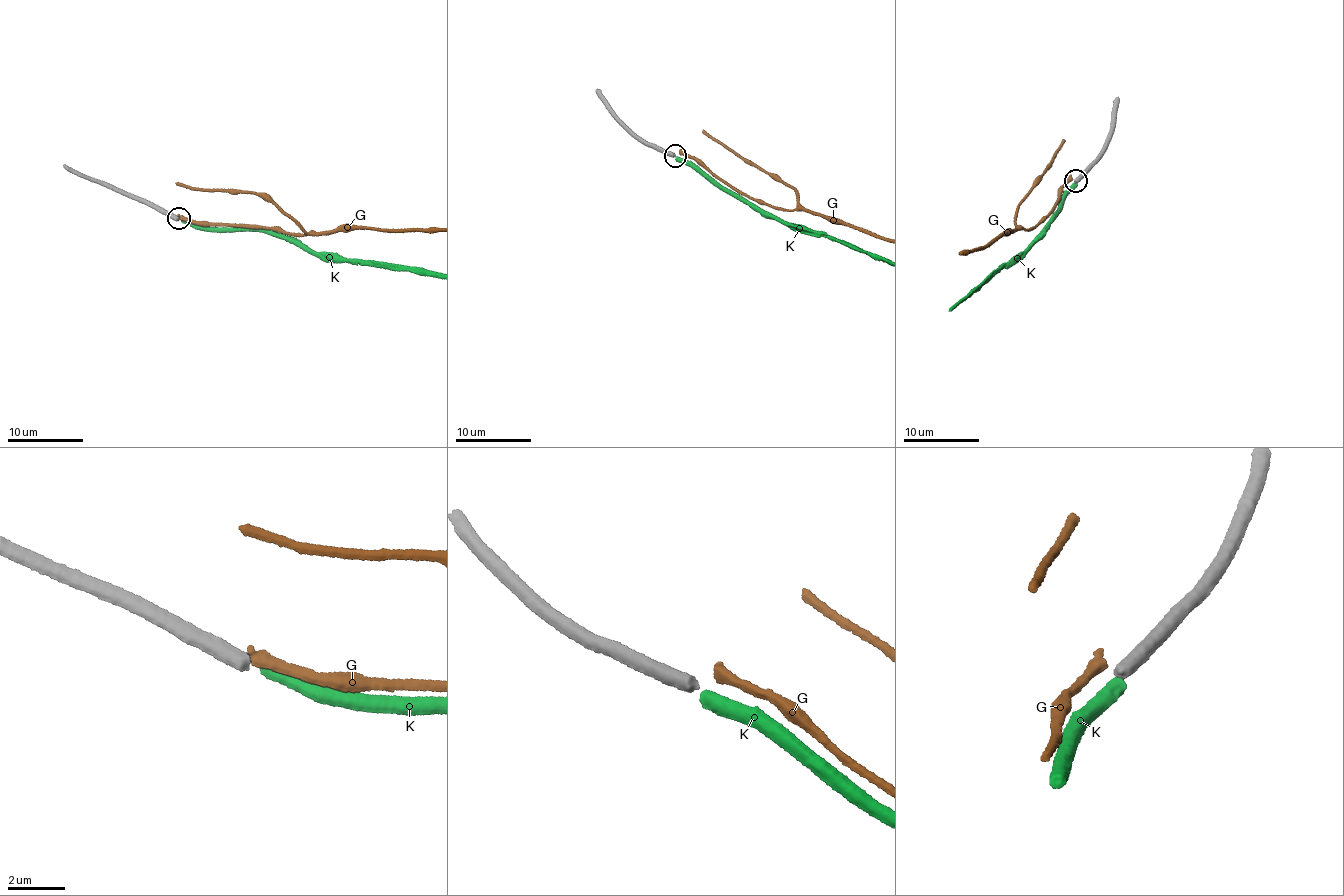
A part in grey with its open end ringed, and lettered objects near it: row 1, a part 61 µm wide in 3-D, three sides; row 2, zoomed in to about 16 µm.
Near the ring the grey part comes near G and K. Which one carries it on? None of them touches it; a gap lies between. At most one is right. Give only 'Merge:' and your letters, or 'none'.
Merge: none

